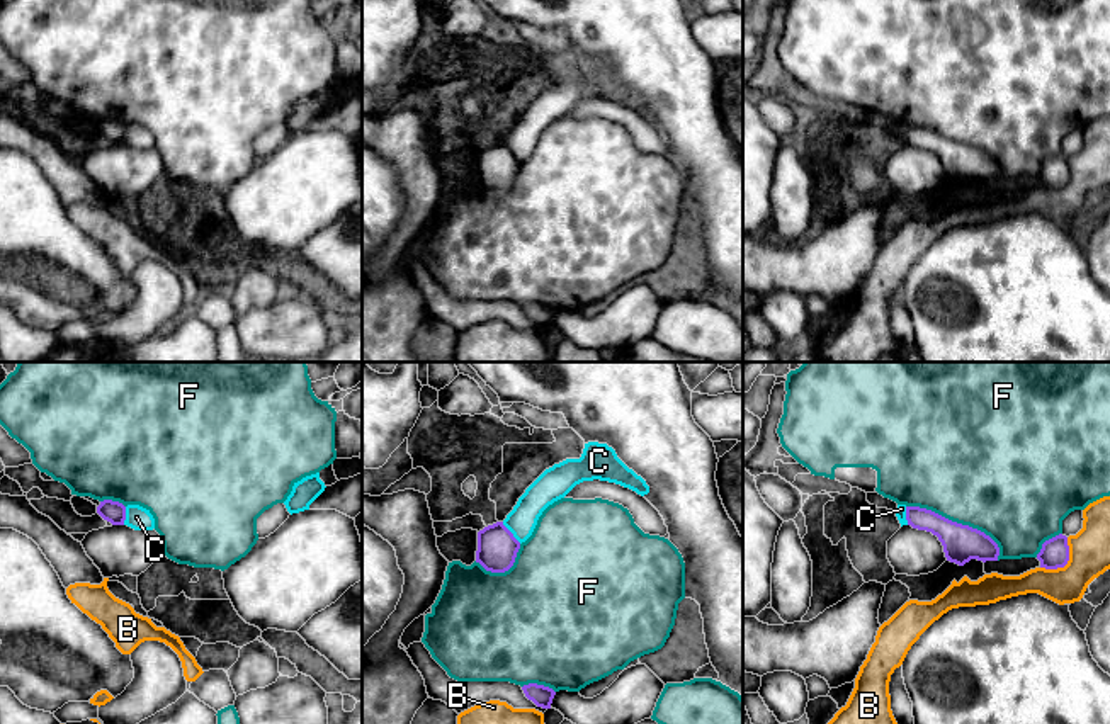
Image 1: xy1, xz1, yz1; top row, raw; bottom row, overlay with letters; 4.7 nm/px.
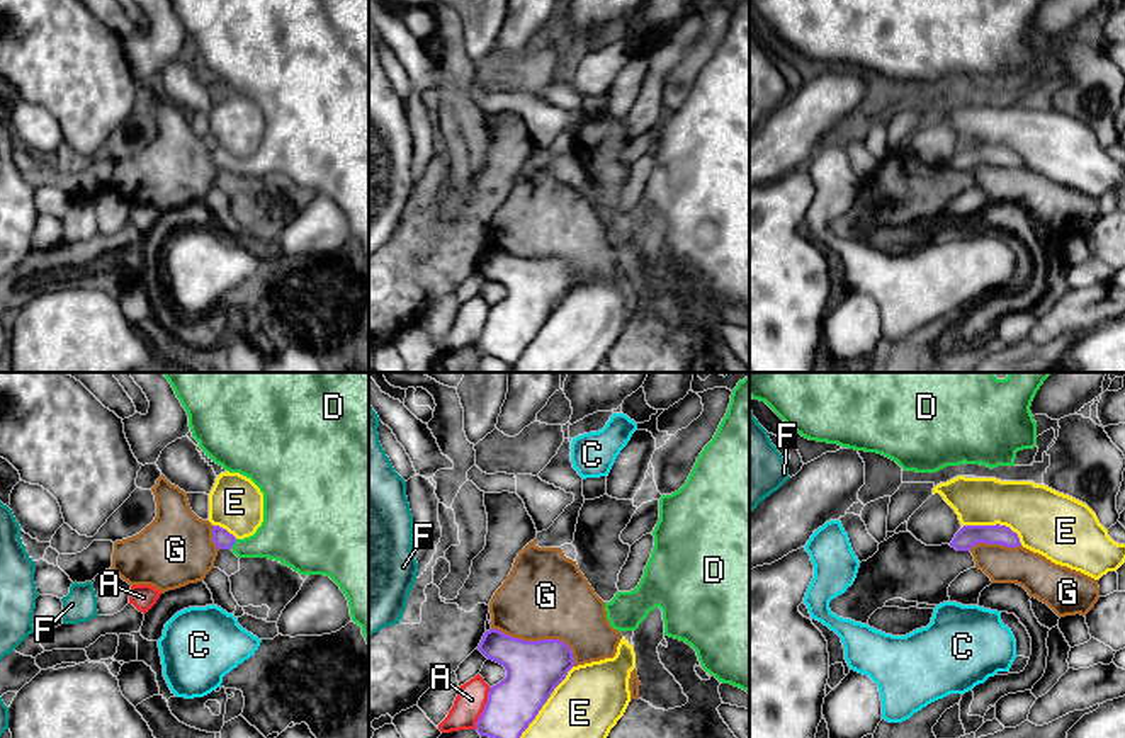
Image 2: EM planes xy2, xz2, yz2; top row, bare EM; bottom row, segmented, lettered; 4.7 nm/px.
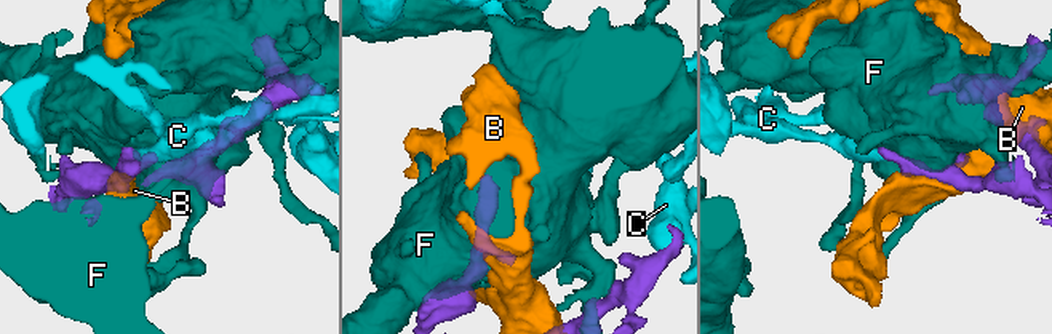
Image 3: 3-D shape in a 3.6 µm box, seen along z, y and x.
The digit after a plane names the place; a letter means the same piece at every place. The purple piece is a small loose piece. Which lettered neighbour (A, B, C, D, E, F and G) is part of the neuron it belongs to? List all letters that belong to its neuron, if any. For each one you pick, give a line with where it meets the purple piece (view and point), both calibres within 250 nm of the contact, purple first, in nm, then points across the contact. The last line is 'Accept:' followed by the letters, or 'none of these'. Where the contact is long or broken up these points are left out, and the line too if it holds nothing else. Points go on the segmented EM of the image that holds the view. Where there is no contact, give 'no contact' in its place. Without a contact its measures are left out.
D: meets purple in xy2 at (233, 543); 90 nm thick on the purple side, 240 nm on the other; runs through xy2 (221, 538), (233, 543), (262, 544), (284, 534)
Accept: D

